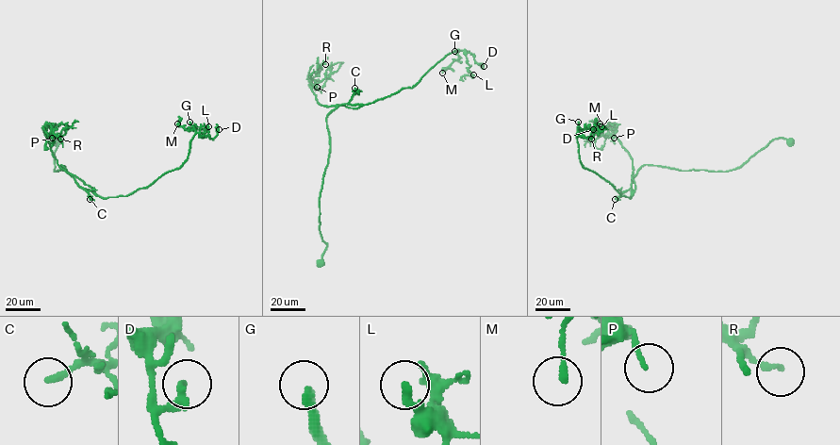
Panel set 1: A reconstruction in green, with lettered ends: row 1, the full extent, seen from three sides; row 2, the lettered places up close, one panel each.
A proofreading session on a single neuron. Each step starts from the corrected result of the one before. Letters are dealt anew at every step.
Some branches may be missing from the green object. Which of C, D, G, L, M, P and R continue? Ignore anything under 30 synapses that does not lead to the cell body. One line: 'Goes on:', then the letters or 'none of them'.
Goes on: C, G

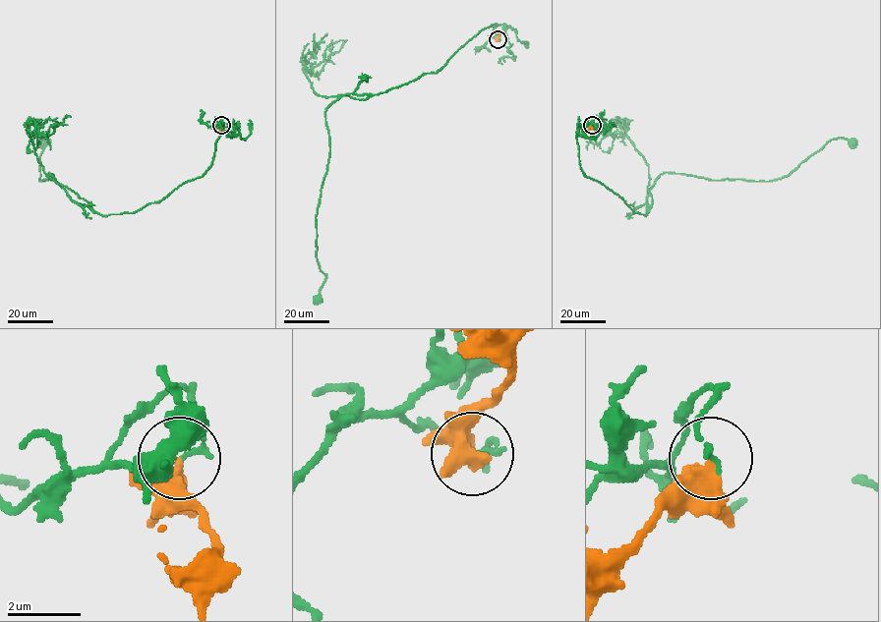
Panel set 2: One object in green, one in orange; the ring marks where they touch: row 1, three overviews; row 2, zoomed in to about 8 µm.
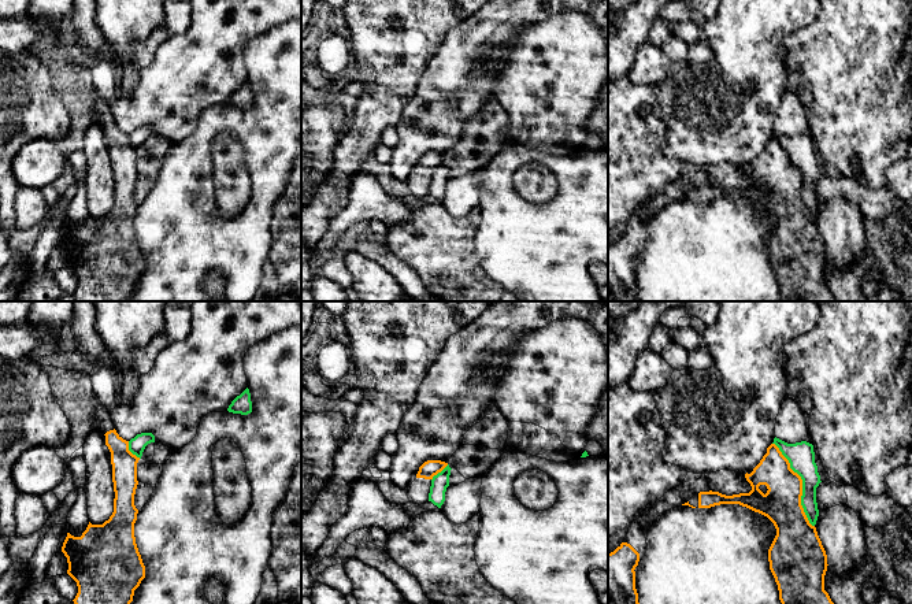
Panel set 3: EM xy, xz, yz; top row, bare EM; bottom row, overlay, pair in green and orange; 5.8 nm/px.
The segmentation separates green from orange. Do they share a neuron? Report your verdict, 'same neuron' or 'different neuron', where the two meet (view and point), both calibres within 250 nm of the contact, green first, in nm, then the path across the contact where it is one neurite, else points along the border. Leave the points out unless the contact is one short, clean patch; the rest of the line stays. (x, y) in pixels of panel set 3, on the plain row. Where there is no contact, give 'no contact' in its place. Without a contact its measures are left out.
different neuron; contact yz (803, 178); calibres 160 and 220 nm

